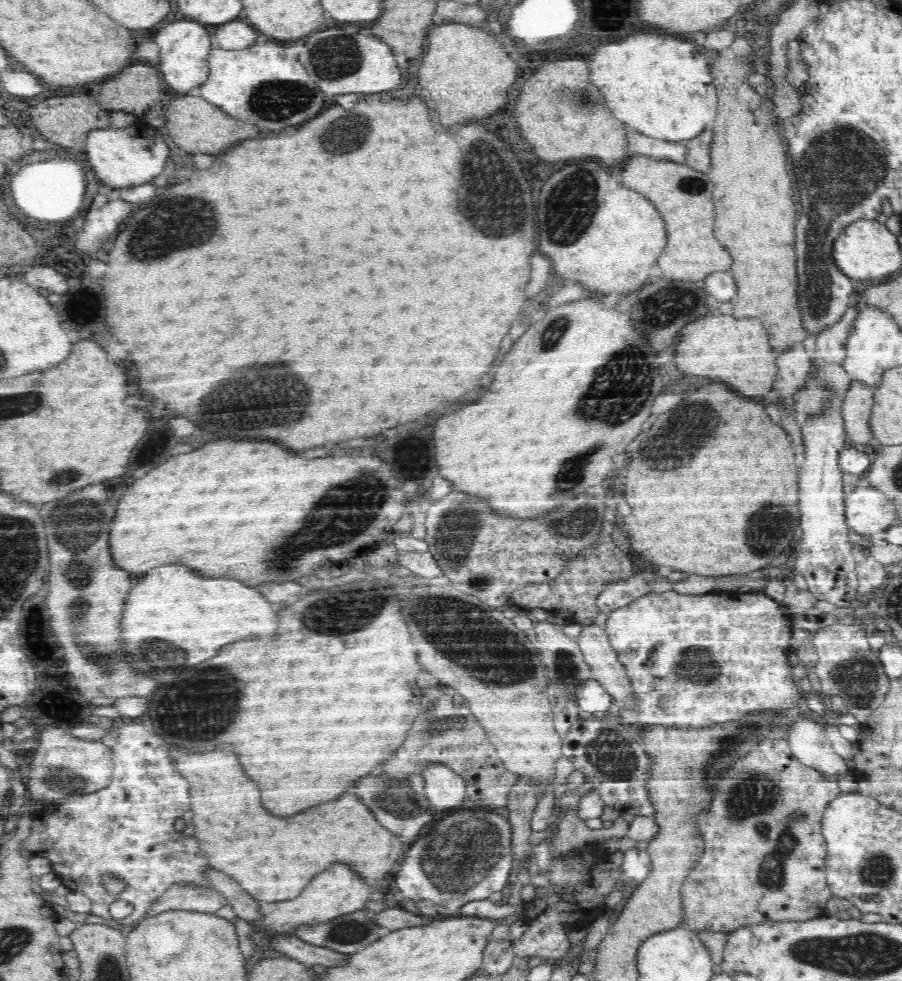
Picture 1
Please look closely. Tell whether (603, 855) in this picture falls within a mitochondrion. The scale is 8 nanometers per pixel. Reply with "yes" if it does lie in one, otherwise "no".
no

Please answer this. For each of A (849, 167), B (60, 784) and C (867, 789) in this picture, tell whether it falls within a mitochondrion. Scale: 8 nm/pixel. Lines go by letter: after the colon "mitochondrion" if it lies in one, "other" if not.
A: mitochondrion
B: mitochondrion
C: other

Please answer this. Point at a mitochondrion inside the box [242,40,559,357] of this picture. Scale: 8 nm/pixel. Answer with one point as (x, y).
(489, 188)

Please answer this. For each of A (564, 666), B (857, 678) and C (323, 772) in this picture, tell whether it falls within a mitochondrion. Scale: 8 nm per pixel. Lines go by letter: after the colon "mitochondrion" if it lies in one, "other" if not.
A: mitochondrion
B: mitochondrion
C: other

